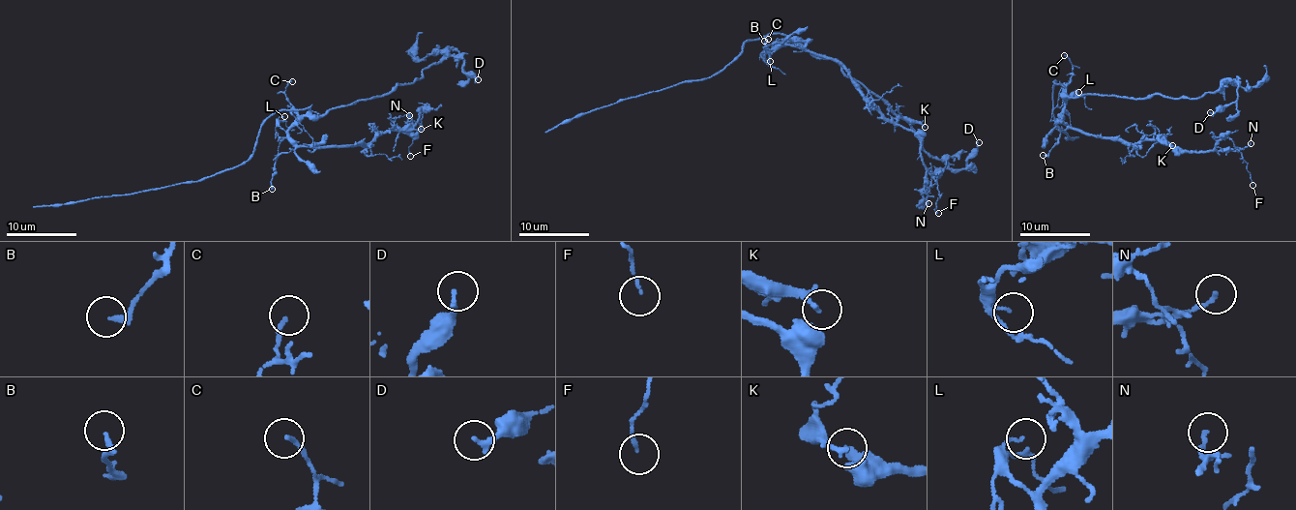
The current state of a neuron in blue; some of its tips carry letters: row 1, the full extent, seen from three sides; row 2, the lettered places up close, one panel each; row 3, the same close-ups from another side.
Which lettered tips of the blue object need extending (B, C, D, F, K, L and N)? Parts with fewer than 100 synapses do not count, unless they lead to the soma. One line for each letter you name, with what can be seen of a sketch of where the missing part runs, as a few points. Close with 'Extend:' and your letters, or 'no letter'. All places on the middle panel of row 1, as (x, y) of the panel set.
Extend: no letter

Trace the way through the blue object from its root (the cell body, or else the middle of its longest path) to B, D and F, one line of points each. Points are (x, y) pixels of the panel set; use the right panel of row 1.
B: (1065, 91), (1065, 113), (1054, 123), (1061, 134), (1059, 143), (1043, 155)
D: (1065, 91), (1079, 98), (1088, 92), (1141, 100), (1155, 95), (1195, 99), (1235, 82), (1237, 98), (1210, 112)
F: (1065, 91), (1060, 120), (1097, 136), (1157, 139), (1185, 151), (1209, 150), (1227, 136), (1252, 185)

